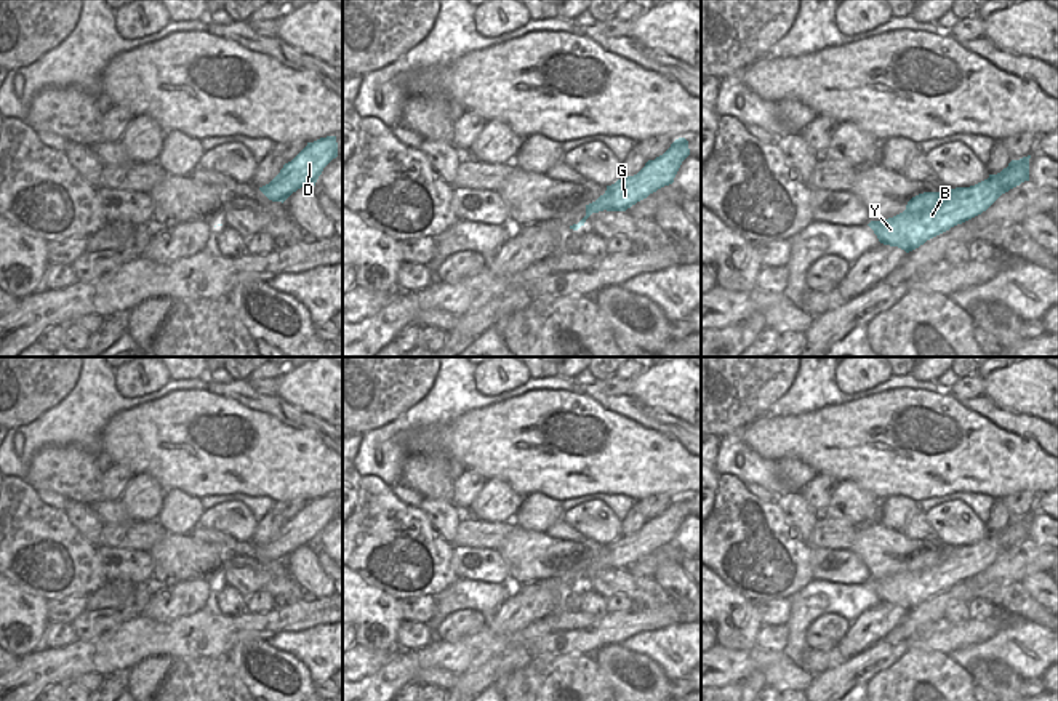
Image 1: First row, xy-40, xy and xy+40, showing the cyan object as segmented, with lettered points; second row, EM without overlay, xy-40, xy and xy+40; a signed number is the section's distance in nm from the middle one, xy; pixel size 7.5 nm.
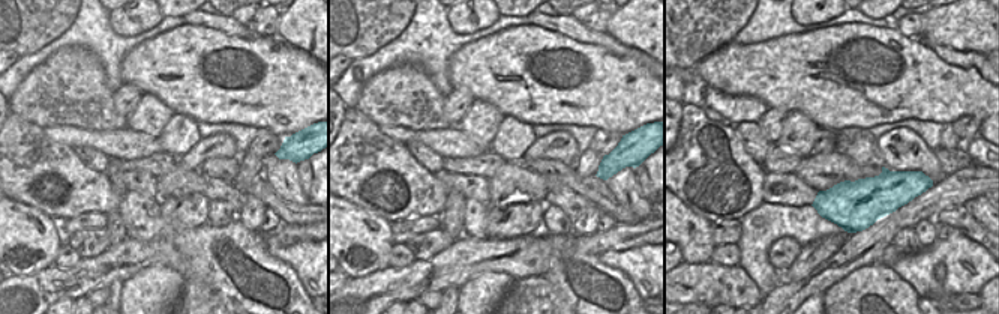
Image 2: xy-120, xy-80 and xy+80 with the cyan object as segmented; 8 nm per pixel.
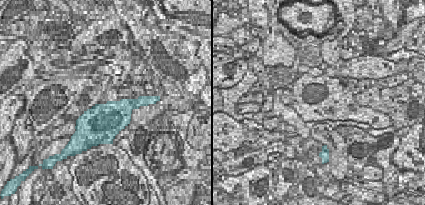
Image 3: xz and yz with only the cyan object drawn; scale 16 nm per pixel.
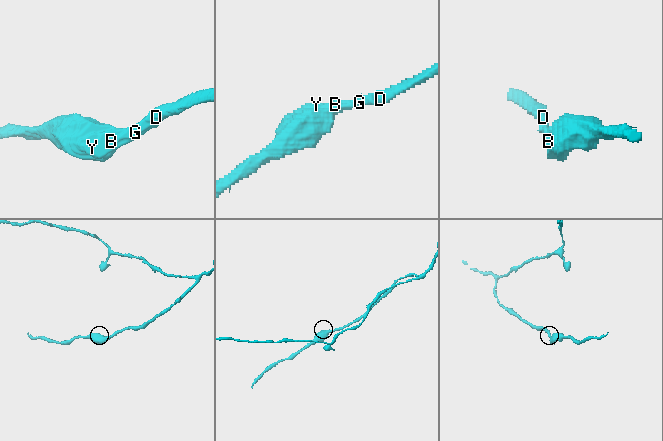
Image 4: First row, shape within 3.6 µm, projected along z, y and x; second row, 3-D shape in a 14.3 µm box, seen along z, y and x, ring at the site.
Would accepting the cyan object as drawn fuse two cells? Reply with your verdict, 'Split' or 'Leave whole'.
Leave whole.

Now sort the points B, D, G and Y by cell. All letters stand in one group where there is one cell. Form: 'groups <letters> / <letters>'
groups B D G Y

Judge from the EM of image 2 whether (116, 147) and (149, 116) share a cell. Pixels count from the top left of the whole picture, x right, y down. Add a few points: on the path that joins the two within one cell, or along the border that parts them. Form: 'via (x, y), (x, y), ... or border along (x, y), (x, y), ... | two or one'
border along (126, 126), (156, 138) | two

